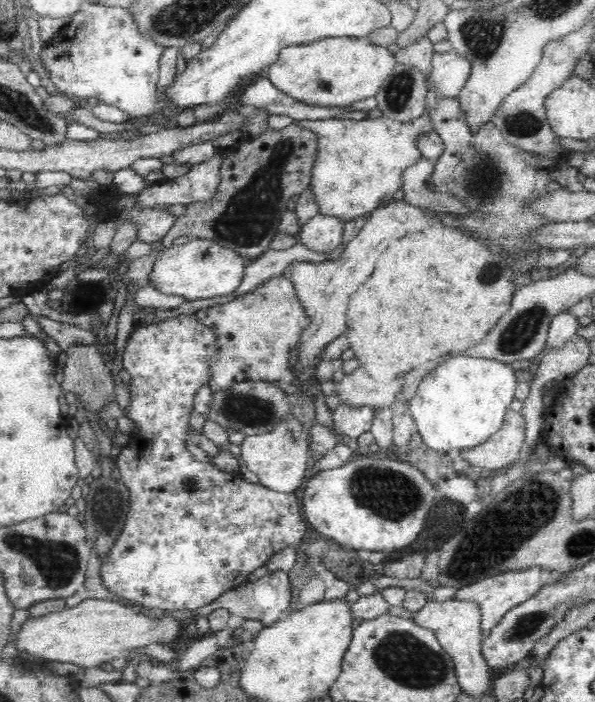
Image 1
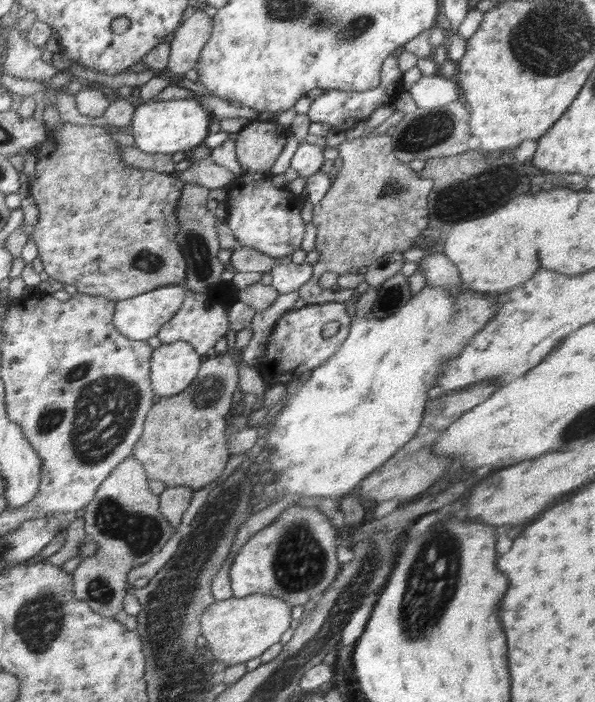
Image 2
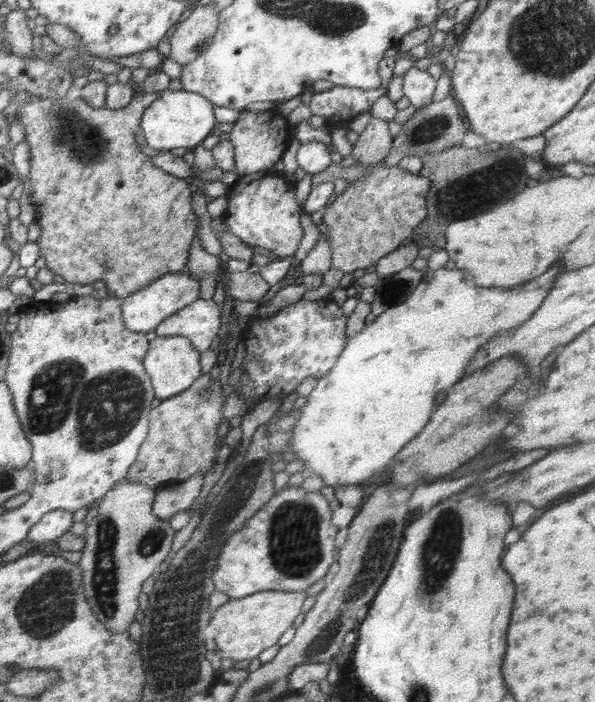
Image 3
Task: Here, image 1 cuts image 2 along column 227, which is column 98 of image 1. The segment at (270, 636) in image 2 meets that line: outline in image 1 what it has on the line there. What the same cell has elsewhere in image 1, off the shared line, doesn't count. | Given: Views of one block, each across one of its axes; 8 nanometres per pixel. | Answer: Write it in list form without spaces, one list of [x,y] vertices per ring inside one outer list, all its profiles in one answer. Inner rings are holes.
[[[87,598],[72,608],[27,619],[16,634],[16,648],[22,654],[36,658],[70,662],[85,668],[99,667],[152,642],[171,645],[179,628],[180,624],[174,617],[151,618],[133,606],[124,606],[113,600]]]

